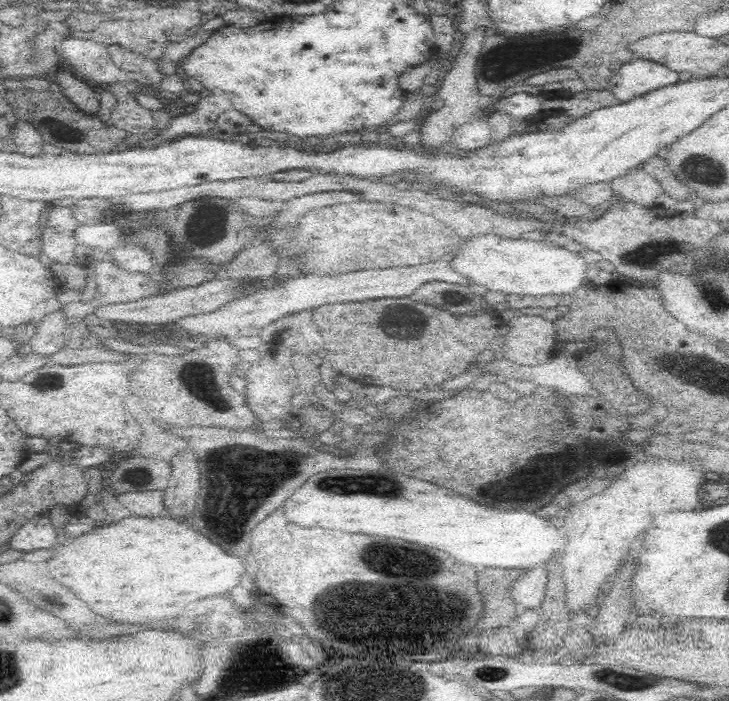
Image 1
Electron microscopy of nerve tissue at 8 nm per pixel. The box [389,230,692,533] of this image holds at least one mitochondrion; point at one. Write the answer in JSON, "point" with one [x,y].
{"point":[643,257]}

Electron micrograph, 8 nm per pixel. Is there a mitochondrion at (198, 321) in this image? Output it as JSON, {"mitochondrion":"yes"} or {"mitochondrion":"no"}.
{"mitochondrion":"no"}

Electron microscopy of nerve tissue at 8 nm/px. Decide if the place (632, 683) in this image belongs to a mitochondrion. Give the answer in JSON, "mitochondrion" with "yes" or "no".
{"mitochondrion":"no"}

